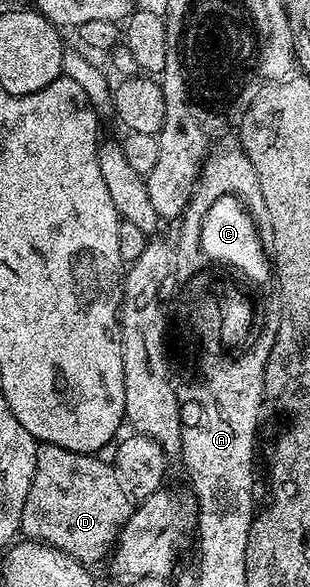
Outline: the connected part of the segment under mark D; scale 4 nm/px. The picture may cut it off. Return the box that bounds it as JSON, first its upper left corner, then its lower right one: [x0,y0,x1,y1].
[20,443,134,566]

